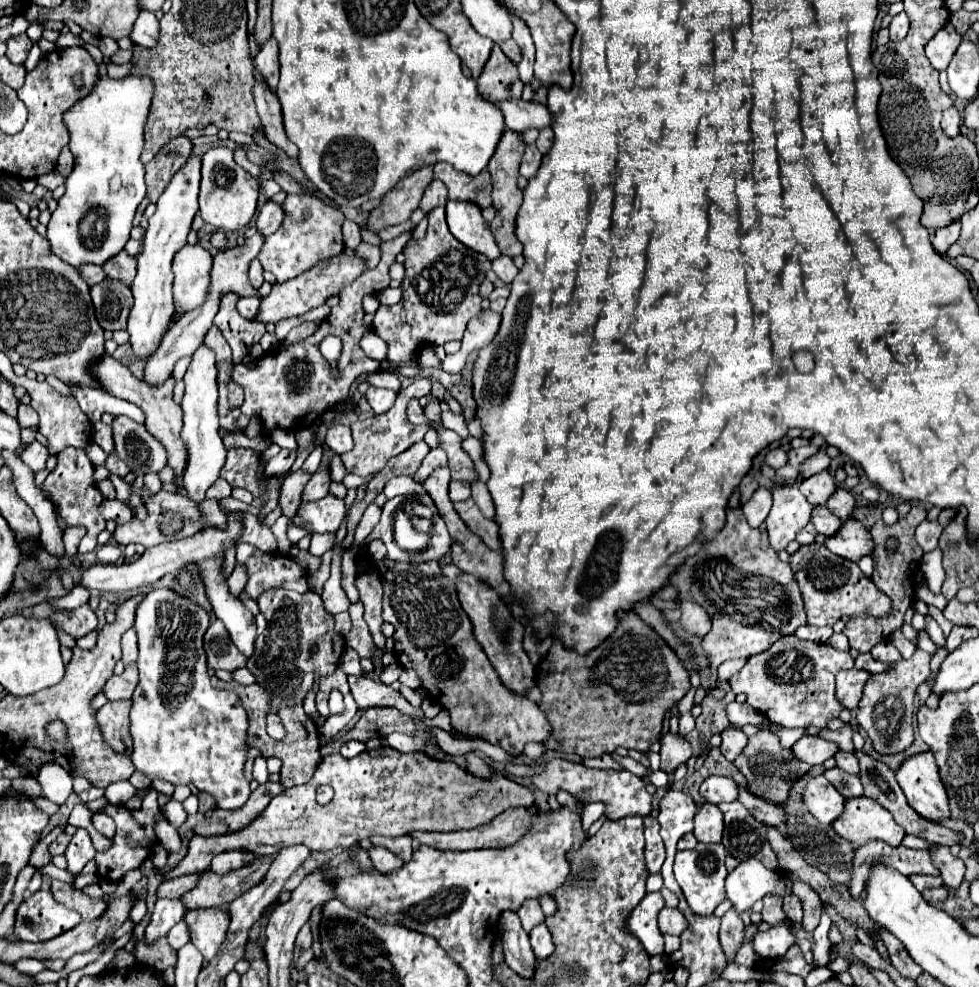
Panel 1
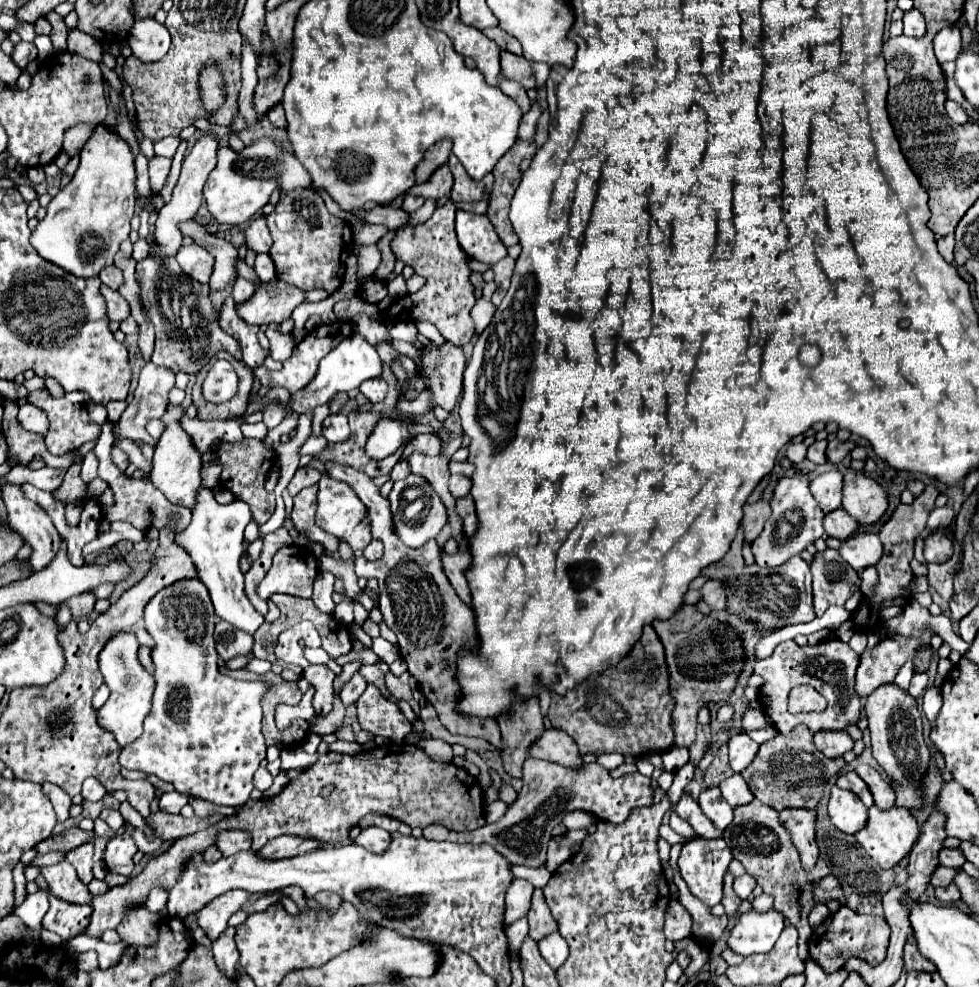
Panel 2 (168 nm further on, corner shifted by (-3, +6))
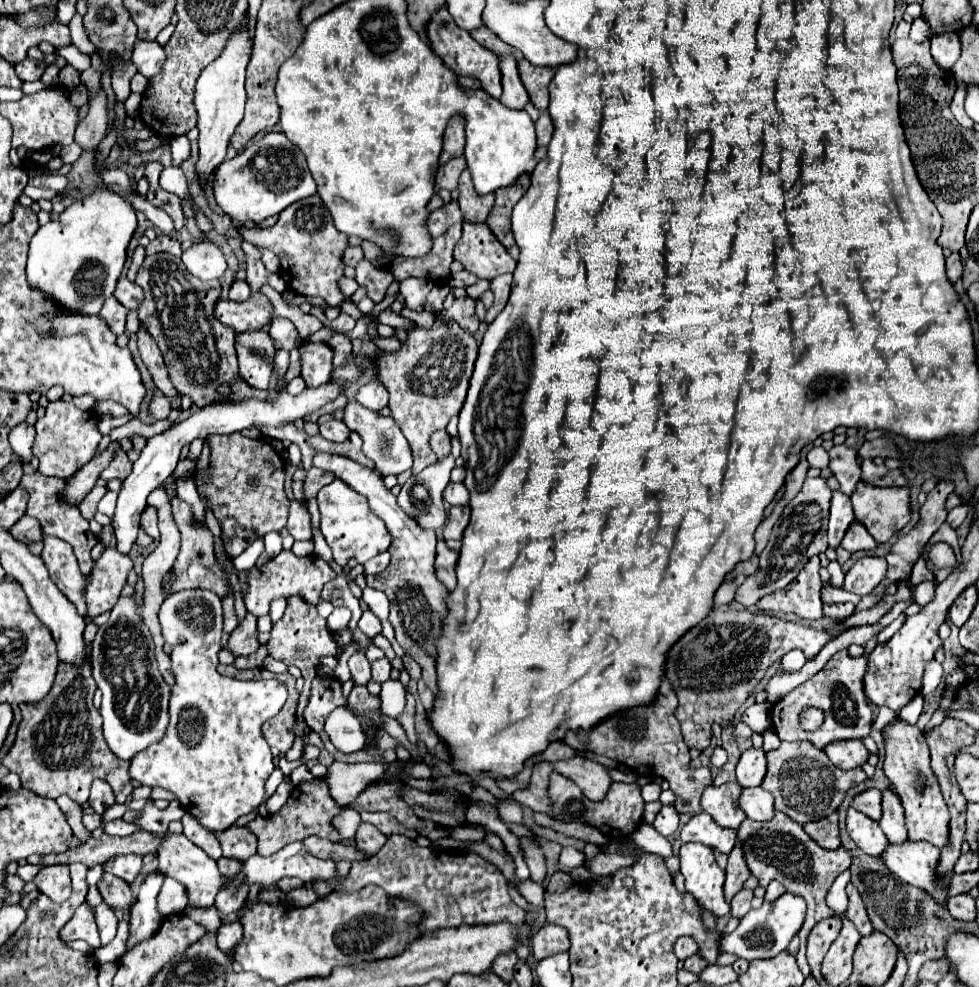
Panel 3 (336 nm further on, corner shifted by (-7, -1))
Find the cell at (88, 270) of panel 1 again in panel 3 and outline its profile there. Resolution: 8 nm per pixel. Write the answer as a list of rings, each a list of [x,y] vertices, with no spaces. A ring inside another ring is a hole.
[[[120,278],[118,280],[118,288],[114,290],[114,296],[116,300],[120,300],[122,306],[126,306],[128,310],[136,310],[142,300],[144,300],[144,292],[142,288],[136,284],[136,282],[130,282],[126,278]]]

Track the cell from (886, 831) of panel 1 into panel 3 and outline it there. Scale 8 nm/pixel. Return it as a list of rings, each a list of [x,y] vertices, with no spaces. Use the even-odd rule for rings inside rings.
[[[908,840],[906,844],[900,846],[890,844],[882,860],[902,882],[924,890],[940,906],[946,906],[948,884],[942,884],[938,878],[938,862],[940,862],[938,848],[926,842]]]

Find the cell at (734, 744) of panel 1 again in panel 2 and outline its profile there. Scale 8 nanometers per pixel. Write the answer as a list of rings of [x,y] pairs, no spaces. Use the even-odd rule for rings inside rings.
[[[736,733],[728,741],[728,749],[730,749],[730,767],[734,769],[734,773],[740,773],[754,759],[754,753],[758,751],[758,743],[744,733]]]

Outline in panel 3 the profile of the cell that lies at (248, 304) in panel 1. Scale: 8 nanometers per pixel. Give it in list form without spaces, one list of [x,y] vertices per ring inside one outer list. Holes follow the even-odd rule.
[[[234,280],[228,298],[234,300],[234,302],[244,302],[244,300],[250,298],[250,294],[252,294],[252,292],[250,292],[250,286],[248,286],[244,280]]]

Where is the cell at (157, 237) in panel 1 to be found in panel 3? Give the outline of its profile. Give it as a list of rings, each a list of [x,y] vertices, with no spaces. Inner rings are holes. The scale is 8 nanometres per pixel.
[[[246,14],[244,20],[228,38],[222,54],[204,68],[204,72],[196,82],[194,104],[198,110],[198,130],[200,130],[200,158],[196,162],[196,170],[200,176],[208,180],[214,168],[224,160],[226,148],[230,144],[230,136],[234,134],[236,126],[244,118],[244,102],[246,102],[244,72],[252,56],[252,36],[248,32],[248,24],[250,24],[250,16]]]

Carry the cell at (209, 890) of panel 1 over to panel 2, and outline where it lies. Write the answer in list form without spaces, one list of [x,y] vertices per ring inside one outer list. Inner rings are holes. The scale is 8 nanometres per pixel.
[[[282,835],[282,837],[276,837],[274,841],[270,841],[268,845],[264,845],[256,855],[262,859],[286,859],[286,857],[304,855],[308,851],[314,851],[316,847],[320,847],[320,843],[314,839]]]

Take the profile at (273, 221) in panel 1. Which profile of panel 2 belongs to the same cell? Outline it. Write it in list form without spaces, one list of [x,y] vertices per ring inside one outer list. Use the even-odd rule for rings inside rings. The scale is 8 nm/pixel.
[[[260,213],[260,217],[256,217],[246,229],[246,245],[256,253],[268,253],[272,245],[272,237],[270,237],[264,213]]]

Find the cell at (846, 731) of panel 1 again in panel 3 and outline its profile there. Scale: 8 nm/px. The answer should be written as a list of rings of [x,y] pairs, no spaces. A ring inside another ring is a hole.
[[[882,706],[879,707],[879,712],[877,717],[874,719],[872,723],[872,730],[882,731],[882,729],[893,719],[897,717],[897,713],[892,709]]]

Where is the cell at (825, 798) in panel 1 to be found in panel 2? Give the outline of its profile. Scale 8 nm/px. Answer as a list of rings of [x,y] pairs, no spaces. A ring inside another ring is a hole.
[[[834,787],[830,801],[828,801],[828,815],[830,821],[844,833],[856,833],[856,829],[862,829],[866,825],[866,807],[854,793]]]

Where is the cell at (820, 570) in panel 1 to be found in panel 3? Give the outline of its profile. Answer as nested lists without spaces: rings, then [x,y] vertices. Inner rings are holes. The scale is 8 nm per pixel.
[[[832,604],[832,606],[824,606],[824,616],[828,618],[836,618],[836,620],[844,620],[848,616],[852,616],[856,610],[856,604]]]

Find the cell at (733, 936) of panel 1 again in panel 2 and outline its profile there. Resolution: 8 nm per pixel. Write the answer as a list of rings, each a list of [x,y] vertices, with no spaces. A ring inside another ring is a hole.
[[[728,873],[726,875],[726,881],[724,881],[724,899],[722,899],[722,905],[724,905],[728,917],[736,915],[738,913],[738,907],[742,903],[742,899],[732,891],[732,881],[734,881],[734,877]]]

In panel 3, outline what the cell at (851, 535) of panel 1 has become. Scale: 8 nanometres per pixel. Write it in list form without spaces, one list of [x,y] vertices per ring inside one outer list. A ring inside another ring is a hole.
[[[862,558],[846,574],[844,590],[858,596],[870,594],[886,578],[886,560],[884,558]]]

